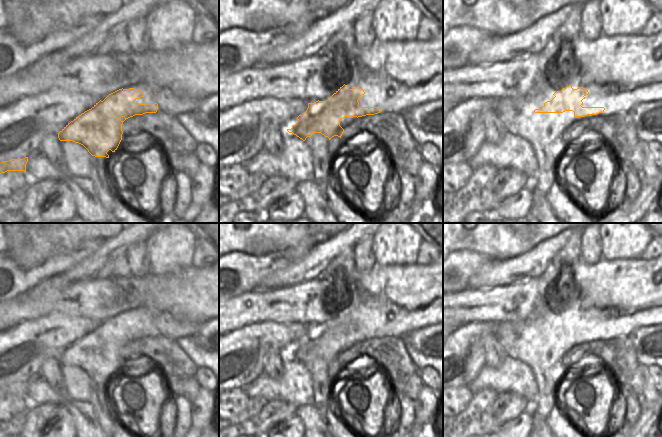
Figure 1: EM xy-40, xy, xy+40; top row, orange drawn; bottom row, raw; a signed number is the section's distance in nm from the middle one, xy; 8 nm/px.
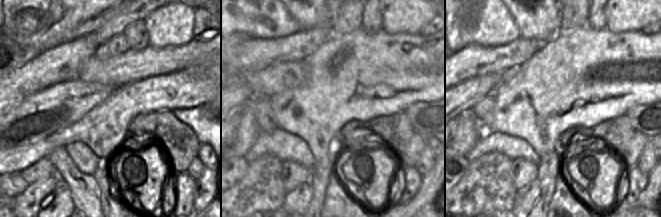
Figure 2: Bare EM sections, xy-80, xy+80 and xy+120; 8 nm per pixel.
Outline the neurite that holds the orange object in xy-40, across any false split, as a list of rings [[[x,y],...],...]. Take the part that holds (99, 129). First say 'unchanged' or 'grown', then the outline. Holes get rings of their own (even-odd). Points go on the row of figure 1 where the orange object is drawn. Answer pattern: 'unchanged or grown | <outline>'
grown | [[[136,85],[129,89],[119,89],[96,103],[59,133],[60,141],[73,141],[83,145],[95,157],[109,158],[107,152],[115,152],[122,140],[122,121],[145,113],[192,113],[201,99],[177,95],[169,89],[151,89],[146,85]],[[147,97],[155,103],[139,104],[135,99]]]

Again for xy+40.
unchanged | [[[571,85],[555,92],[551,101],[544,103],[544,106],[535,109],[535,113],[563,113],[573,111],[574,117],[585,117],[587,115],[597,115],[603,113],[604,107],[583,107],[582,100],[585,99],[589,92],[583,87],[573,89]]]

